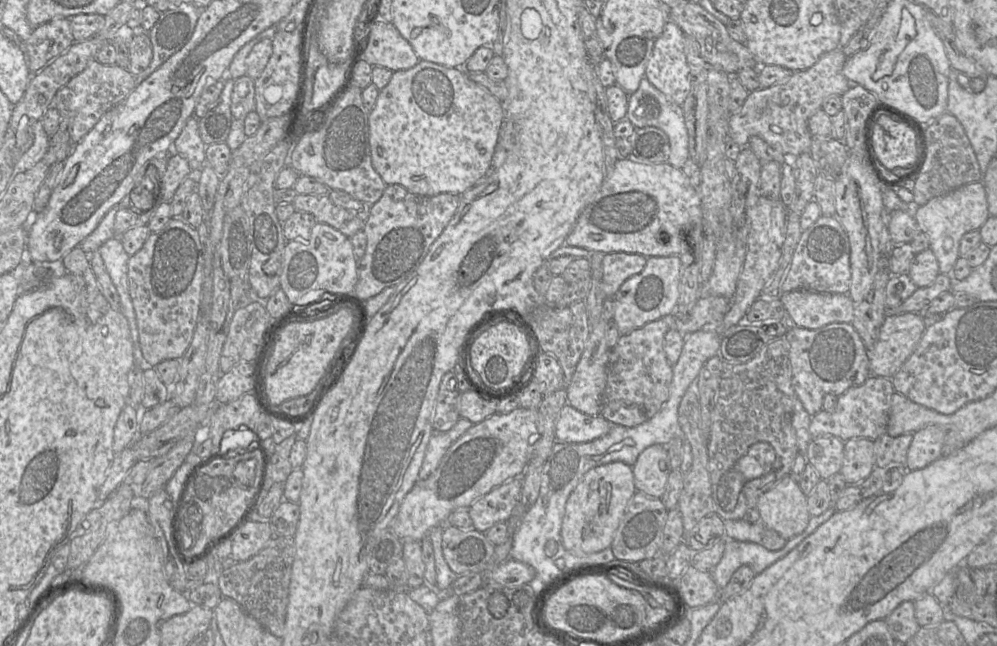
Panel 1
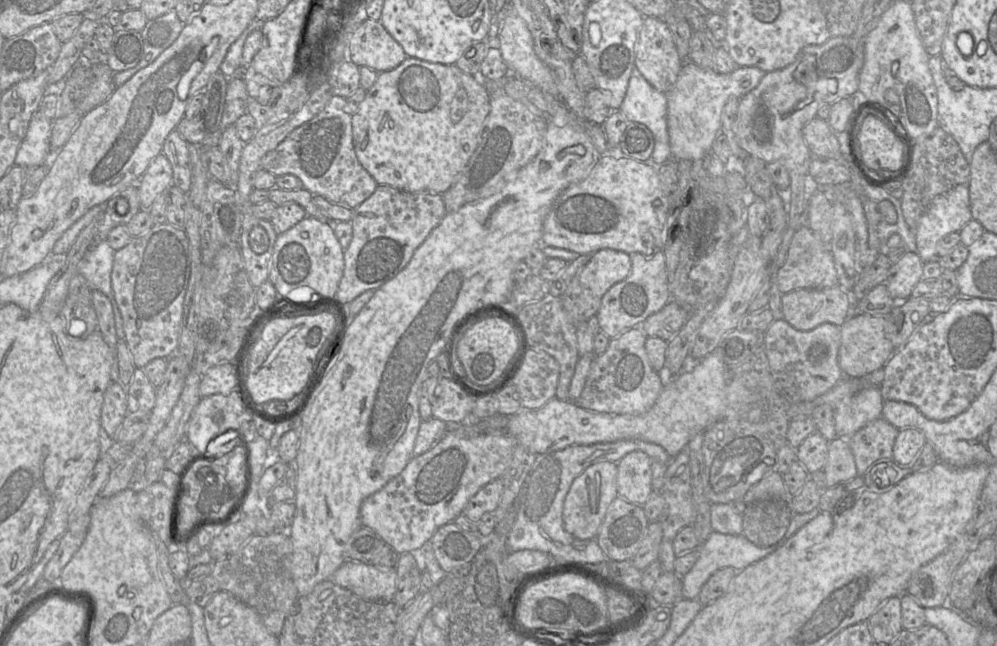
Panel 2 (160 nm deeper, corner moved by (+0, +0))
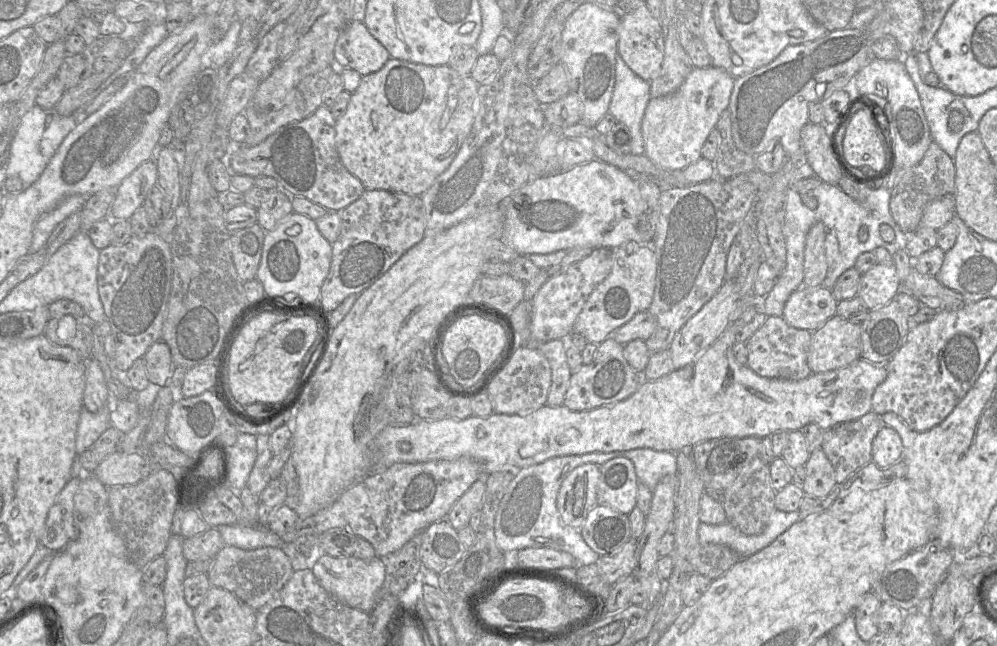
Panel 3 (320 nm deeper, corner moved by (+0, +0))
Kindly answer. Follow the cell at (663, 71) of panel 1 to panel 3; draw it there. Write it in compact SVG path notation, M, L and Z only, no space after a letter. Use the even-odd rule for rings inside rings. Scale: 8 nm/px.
M645 4L620 17L617 28L617 49L620 58L640 78L650 82L655 79L664 60L663 30Z

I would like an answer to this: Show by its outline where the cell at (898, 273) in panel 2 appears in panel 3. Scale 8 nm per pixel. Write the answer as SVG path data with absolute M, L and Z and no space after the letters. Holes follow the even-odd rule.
M877 264L861 275L857 295L871 310L893 300L900 287L895 265Z

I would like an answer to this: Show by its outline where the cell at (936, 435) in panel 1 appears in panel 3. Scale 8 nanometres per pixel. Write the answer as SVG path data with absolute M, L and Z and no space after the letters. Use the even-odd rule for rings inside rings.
M883 426L872 444L872 461L886 468L903 459L904 446L898 432Z

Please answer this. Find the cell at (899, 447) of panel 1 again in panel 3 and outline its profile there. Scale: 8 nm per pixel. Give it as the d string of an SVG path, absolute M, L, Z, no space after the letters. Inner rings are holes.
M870 411L855 420L824 430L821 449L834 468L837 484L844 483L860 468L872 461L872 444L883 426L881 415Z

